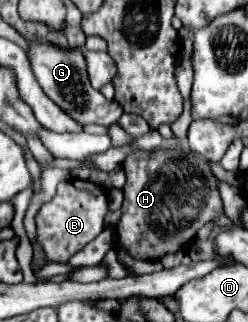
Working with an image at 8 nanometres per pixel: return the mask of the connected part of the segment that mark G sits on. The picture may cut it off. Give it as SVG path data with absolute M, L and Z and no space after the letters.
M28 41L28 59L32 65L32 71L42 87L42 91L62 109L66 111L72 119L78 123L100 123L110 127L120 119L124 113L122 107L116 101L108 101L100 91L90 87L88 71L86 71L86 59L84 59L84 49L74 47L74 49L62 49L52 43L44 41Z

